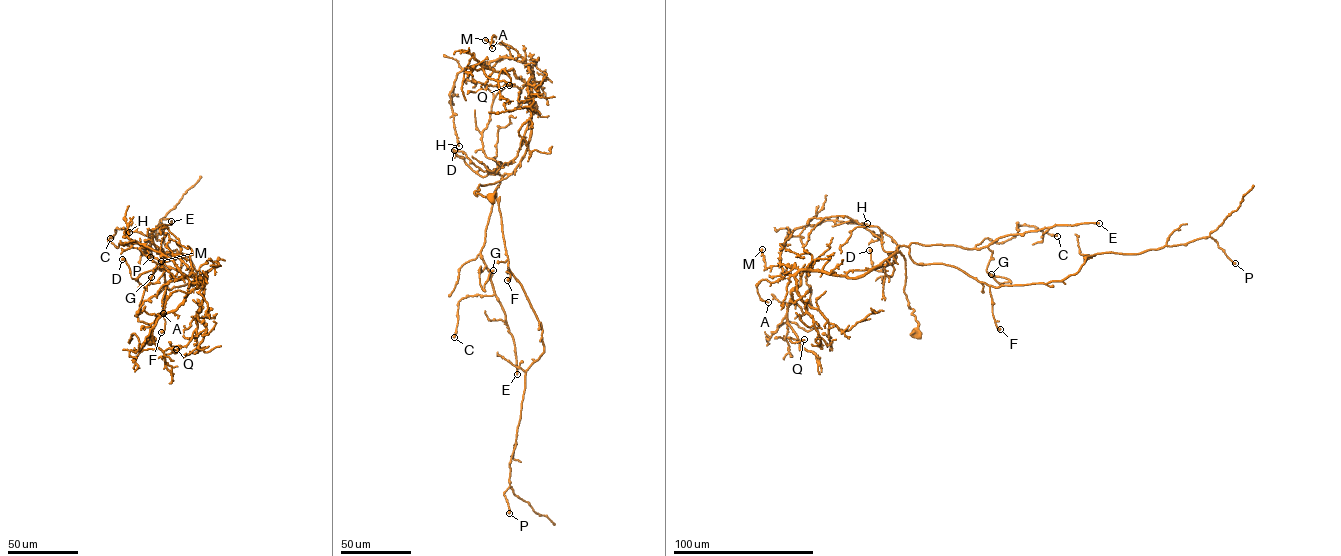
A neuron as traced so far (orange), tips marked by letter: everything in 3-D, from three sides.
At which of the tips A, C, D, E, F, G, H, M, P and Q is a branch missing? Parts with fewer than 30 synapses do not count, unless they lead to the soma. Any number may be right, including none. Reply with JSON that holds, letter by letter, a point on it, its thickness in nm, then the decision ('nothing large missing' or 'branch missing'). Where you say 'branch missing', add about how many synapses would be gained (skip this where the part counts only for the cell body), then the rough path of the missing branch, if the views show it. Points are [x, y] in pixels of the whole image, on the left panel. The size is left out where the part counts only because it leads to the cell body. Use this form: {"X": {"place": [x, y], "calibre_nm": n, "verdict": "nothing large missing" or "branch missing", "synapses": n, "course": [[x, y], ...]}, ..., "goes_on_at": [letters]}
{"A": {"place": [163, 313], "calibre_nm": 200, "verdict": "nothing large missing"}, "C": {"place": [110, 238], "calibre_nm": 600, "verdict": "nothing large missing"}, "D": {"place": [122, 259], "calibre_nm": 550, "verdict": "nothing large missing"}, "E": {"place": [171, 221], "calibre_nm": 440, "verdict": "branch missing", "synapses": 120, "course": [[171, 221], [172, 206], [155, 197], [168, 201], [183, 197], [190, 201], [187, 206]]}, "F": {"place": [161, 332], "calibre_nm": 420, "verdict": "nothing large missing"}, "G": {"place": [151, 277], "calibre_nm": 650, "verdict": "nothing large missing"}, "H": {"place": [129, 232], "calibre_nm": 180, "verdict": "nothing large missing"}, "M": {"place": [161, 261], "calibre_nm": 600, "verdict": "nothing large missing"}, "P": {"place": [150, 257], "calibre_nm": 600, "verdict": "nothing large missing"}, "Q": {"place": [176, 349], "calibre_nm": 400, "verdict": "nothing large missing"}, "goes_on_at": ["E"]}

